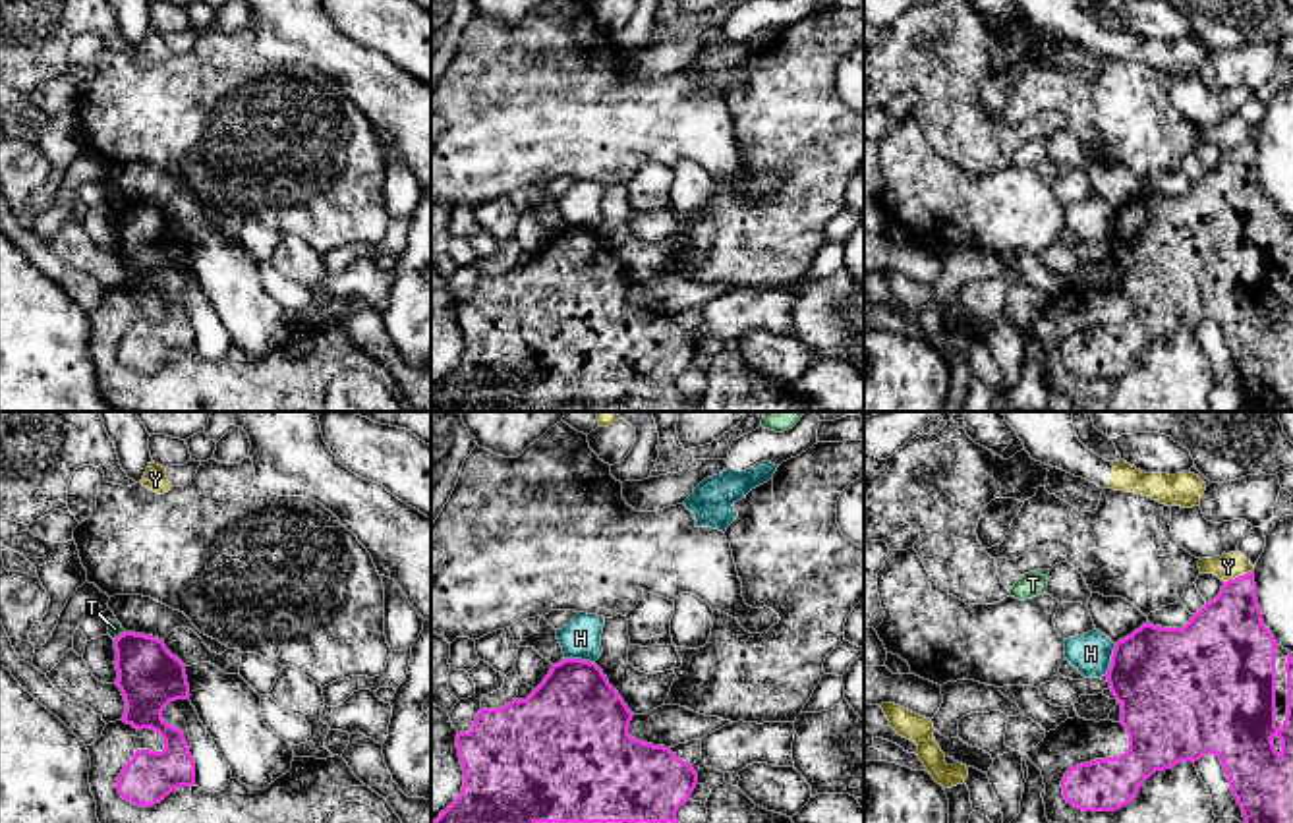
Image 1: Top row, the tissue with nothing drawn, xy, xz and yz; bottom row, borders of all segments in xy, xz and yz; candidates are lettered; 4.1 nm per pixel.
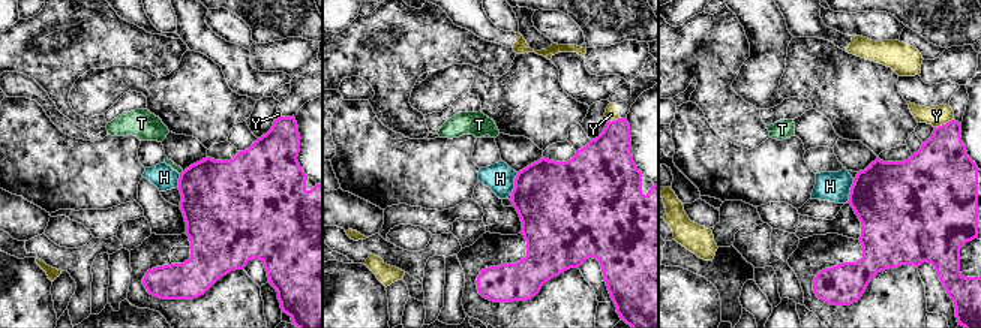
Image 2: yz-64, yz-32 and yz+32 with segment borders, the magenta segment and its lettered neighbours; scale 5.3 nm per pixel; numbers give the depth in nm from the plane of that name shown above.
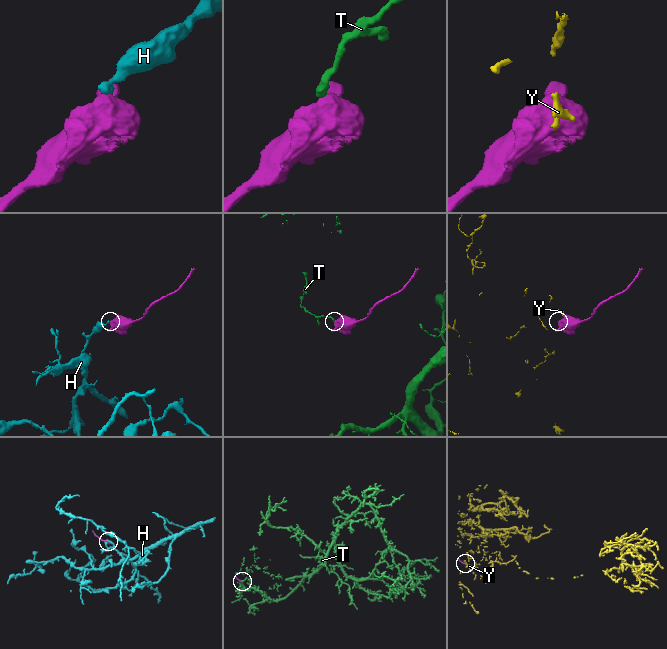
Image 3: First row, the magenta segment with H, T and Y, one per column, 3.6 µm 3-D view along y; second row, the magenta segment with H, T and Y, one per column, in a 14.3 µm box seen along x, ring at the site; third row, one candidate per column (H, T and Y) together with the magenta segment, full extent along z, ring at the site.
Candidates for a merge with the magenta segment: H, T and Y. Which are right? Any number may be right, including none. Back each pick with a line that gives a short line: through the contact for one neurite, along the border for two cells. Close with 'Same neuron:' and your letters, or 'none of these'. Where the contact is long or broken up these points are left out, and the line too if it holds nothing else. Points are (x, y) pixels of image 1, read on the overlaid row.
Same neuron: none of these

